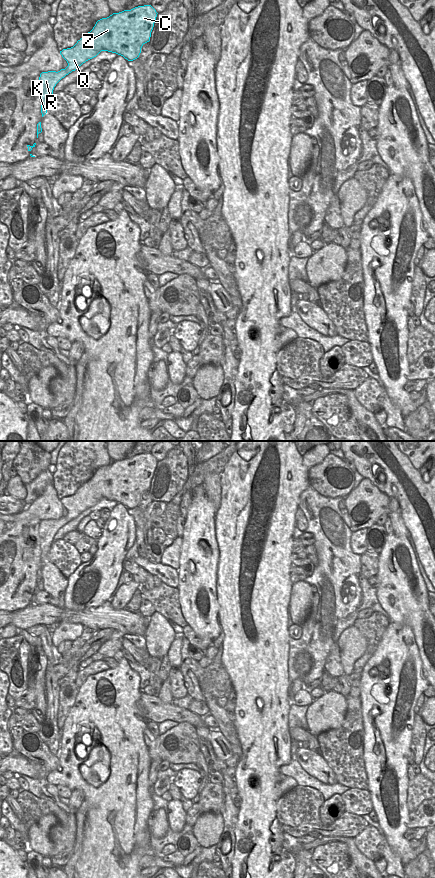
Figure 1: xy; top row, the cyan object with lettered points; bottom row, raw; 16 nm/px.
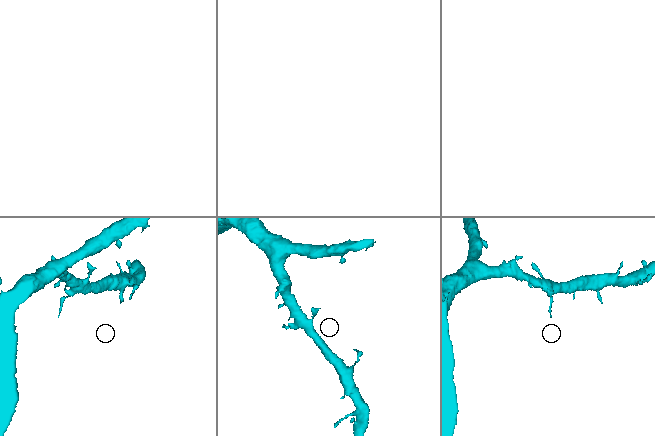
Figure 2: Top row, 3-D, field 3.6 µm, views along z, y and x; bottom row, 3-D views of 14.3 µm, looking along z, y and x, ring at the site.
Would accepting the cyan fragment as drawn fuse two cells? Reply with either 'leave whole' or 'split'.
split

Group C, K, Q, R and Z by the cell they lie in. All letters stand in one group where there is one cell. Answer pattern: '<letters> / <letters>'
C Q Z / K R

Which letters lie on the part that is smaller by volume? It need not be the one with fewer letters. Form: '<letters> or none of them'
K, R

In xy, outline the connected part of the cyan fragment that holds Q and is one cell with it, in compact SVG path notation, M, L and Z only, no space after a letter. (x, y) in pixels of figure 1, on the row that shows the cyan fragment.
M144 5L113 13L107 18L98 20L93 29L78 40L73 47L60 51L60 54L68 63L65 68L67 74L78 69L86 61L96 57L101 51L116 53L128 61L137 59L142 46L150 41L157 14L151 5Z

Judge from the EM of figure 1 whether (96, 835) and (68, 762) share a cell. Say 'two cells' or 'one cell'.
one cell

